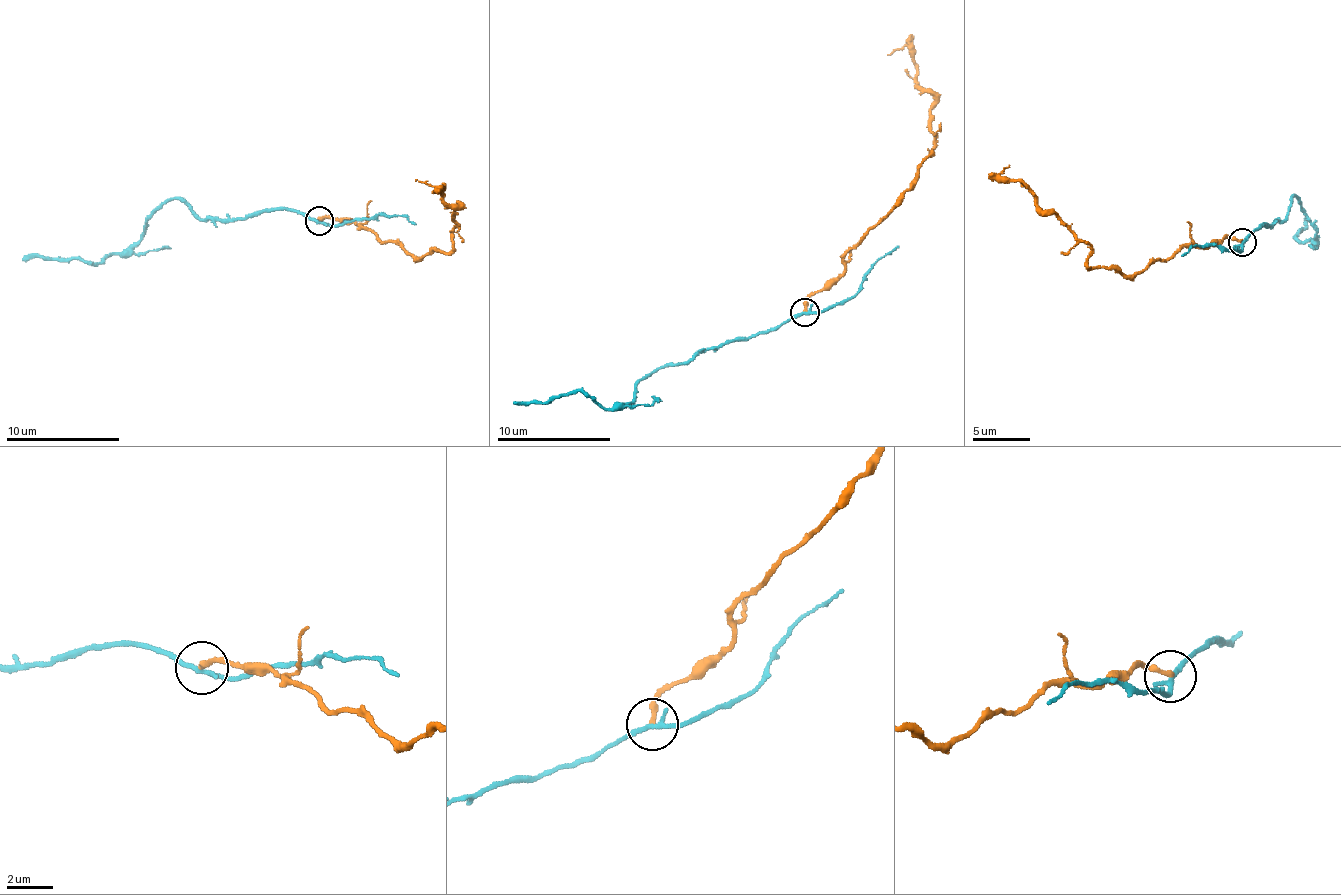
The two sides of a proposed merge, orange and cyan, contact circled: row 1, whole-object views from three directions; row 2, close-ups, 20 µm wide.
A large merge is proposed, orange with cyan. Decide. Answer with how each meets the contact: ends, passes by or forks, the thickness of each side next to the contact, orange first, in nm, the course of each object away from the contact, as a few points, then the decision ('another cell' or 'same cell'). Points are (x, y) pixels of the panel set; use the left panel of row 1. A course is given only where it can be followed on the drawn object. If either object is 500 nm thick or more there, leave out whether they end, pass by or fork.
orange ends there; cyan passes by; 240 nm thick on the orange side, 200 nm on the other; orange runs (318, 221), (327, 217), (360, 223), (420, 258), (453, 249), (458, 205), (444, 196), (444, 187), (416, 179); cyan runs (318, 221), (280, 210), (200, 219), (174, 199), (150, 216), (141, 237), (99, 262), (39, 256), (22, 260); another cell

